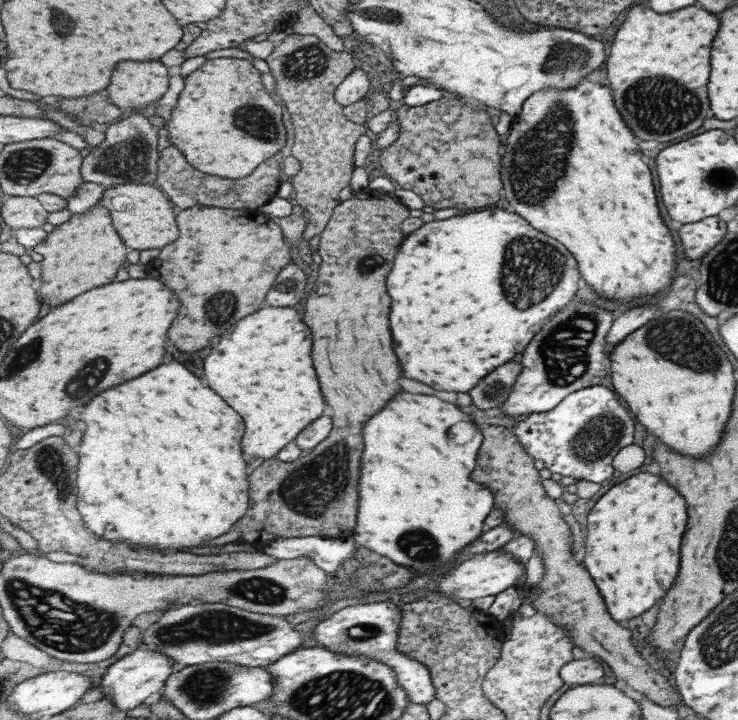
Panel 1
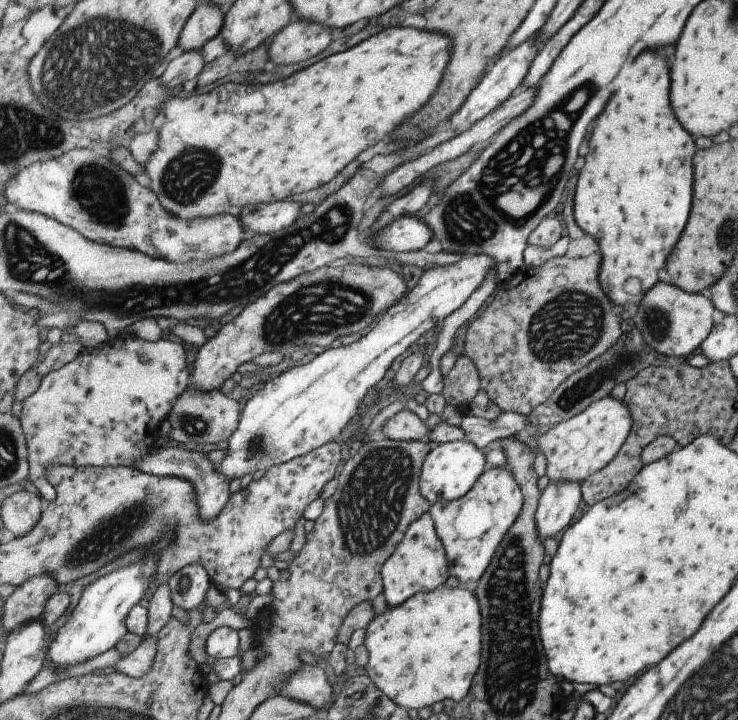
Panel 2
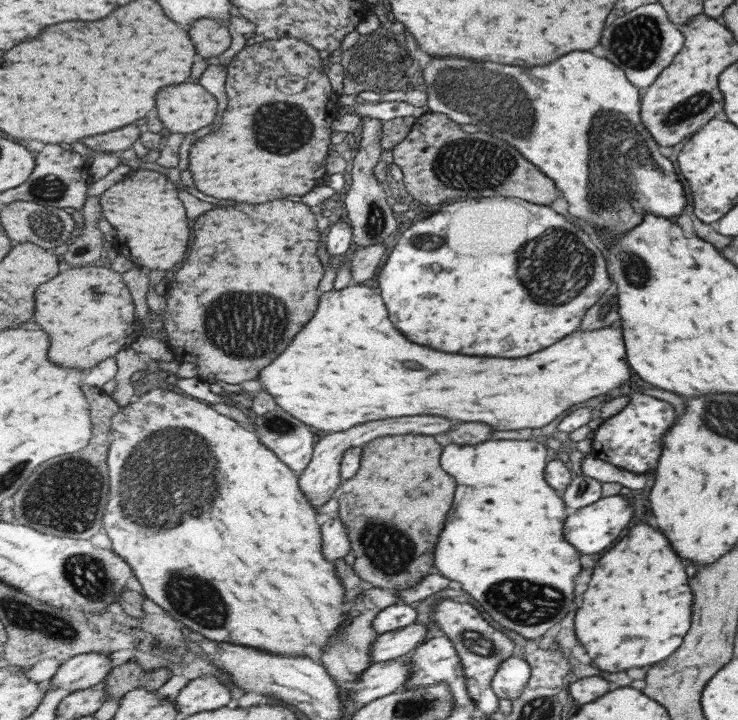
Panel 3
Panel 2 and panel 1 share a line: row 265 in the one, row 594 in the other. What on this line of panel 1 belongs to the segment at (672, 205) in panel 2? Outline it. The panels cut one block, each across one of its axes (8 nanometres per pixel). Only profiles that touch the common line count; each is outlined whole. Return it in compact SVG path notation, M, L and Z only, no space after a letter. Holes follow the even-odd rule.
M647 472L613 485L586 516L582 563L597 580L613 620L631 620L649 610L673 584L679 568L679 540L685 532L685 504L673 488Z

